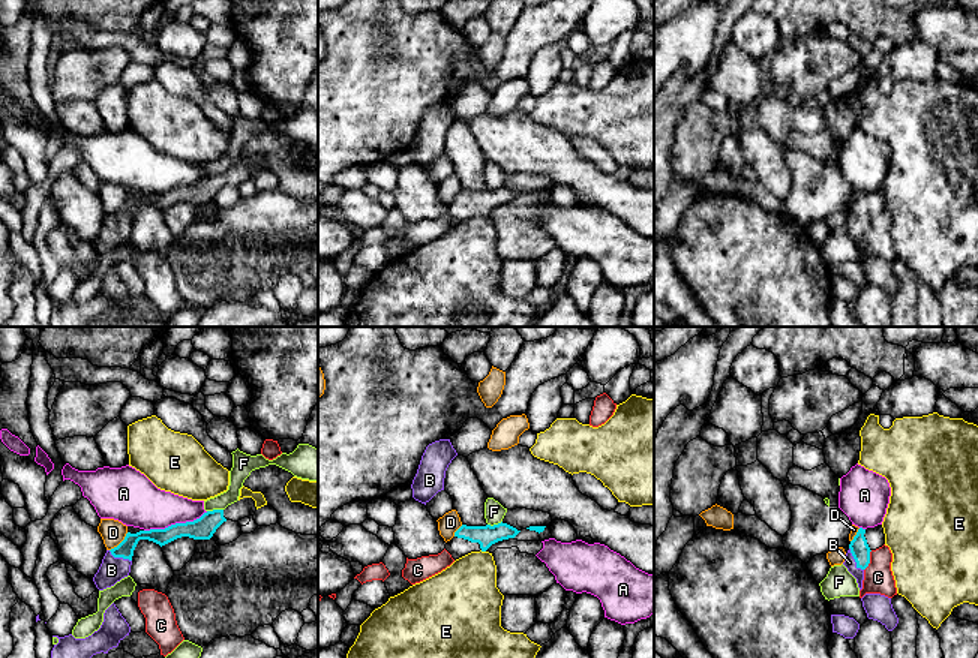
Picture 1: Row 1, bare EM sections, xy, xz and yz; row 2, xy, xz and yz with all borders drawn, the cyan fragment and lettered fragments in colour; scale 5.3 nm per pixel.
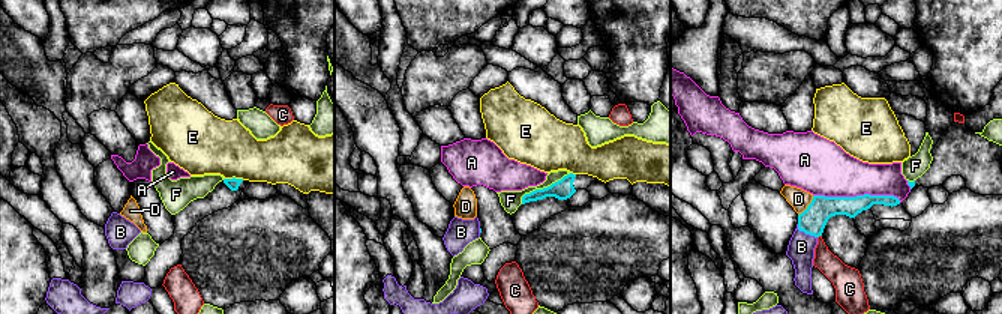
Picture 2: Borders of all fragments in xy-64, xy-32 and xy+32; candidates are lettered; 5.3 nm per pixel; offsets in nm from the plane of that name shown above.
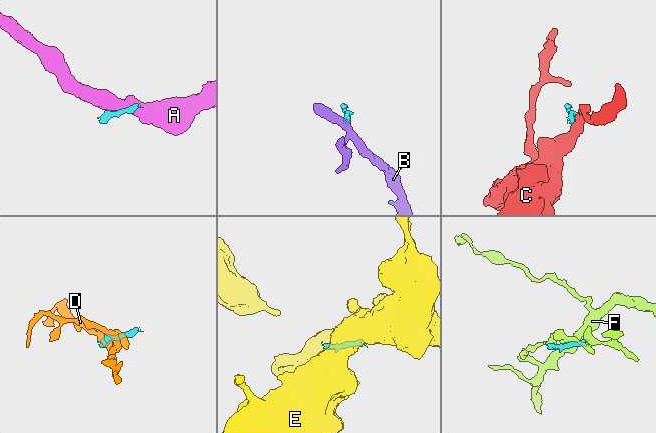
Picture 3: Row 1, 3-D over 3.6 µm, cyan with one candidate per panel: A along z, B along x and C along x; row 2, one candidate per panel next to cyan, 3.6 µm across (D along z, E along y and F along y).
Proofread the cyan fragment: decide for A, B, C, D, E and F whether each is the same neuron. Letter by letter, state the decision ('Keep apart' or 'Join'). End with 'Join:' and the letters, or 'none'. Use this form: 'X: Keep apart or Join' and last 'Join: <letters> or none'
A: Keep apart
B: Join
C: Keep apart
D: Keep apart
E: Keep apart
F: Keep apart
Join: B

